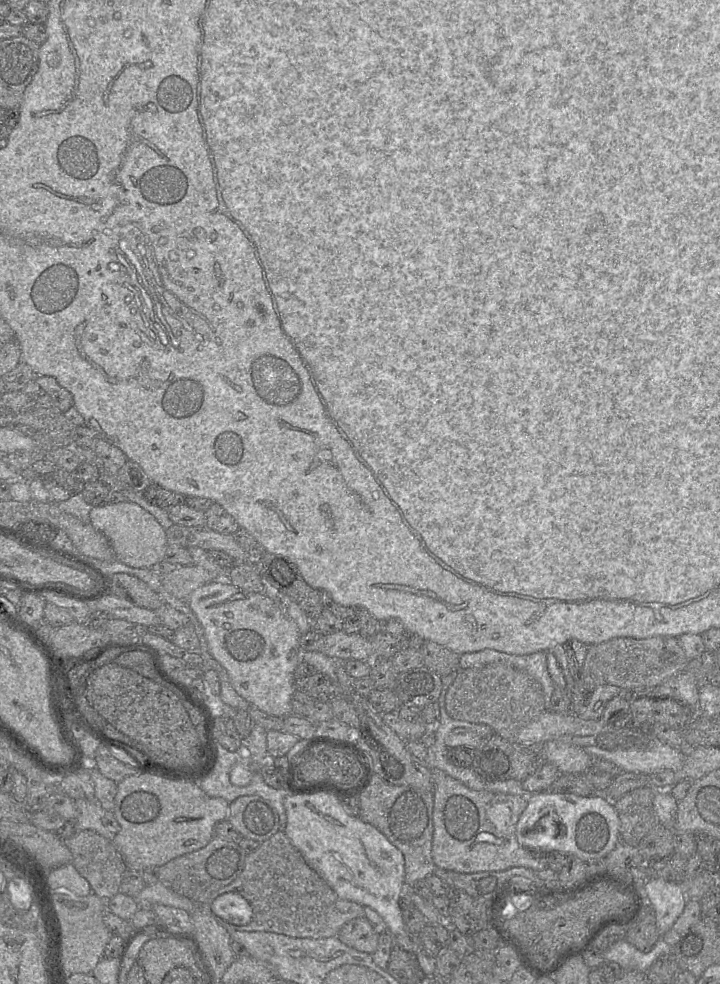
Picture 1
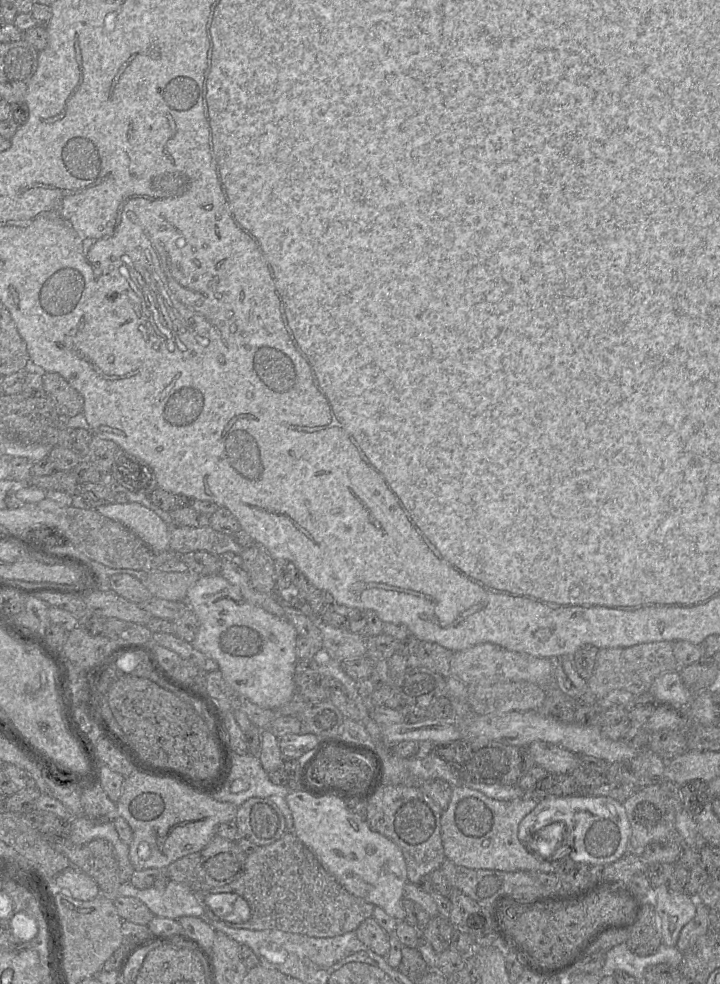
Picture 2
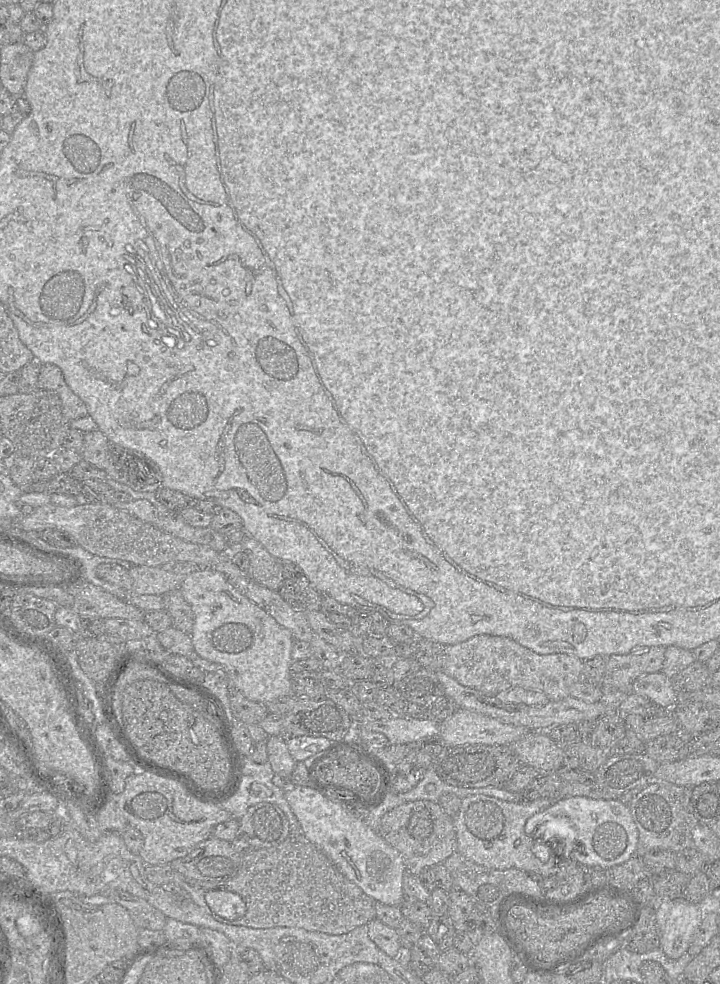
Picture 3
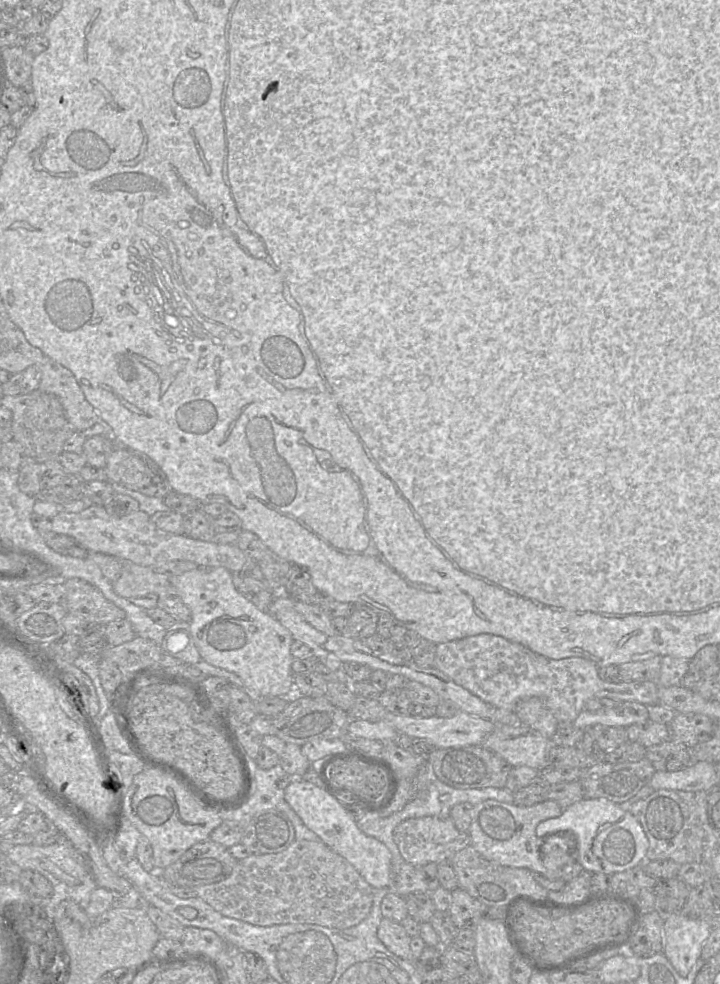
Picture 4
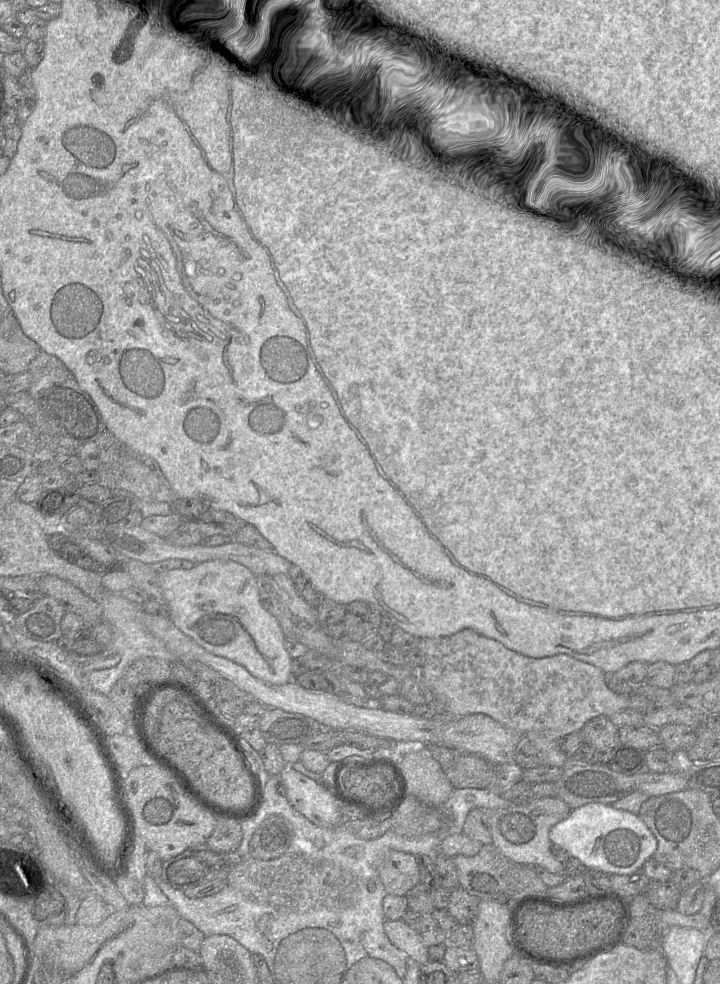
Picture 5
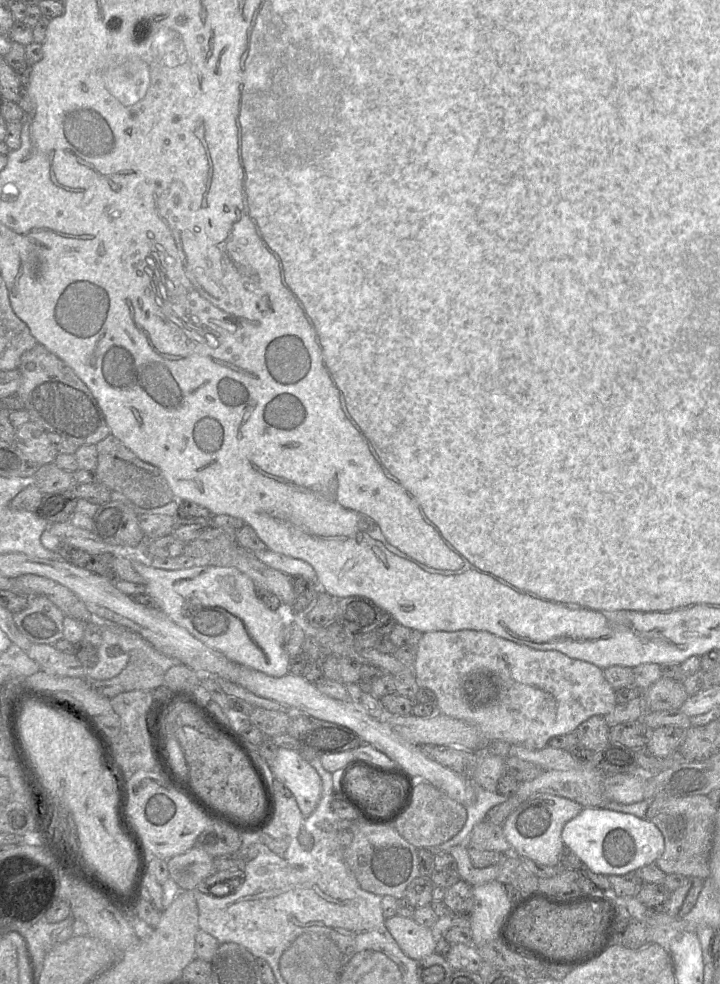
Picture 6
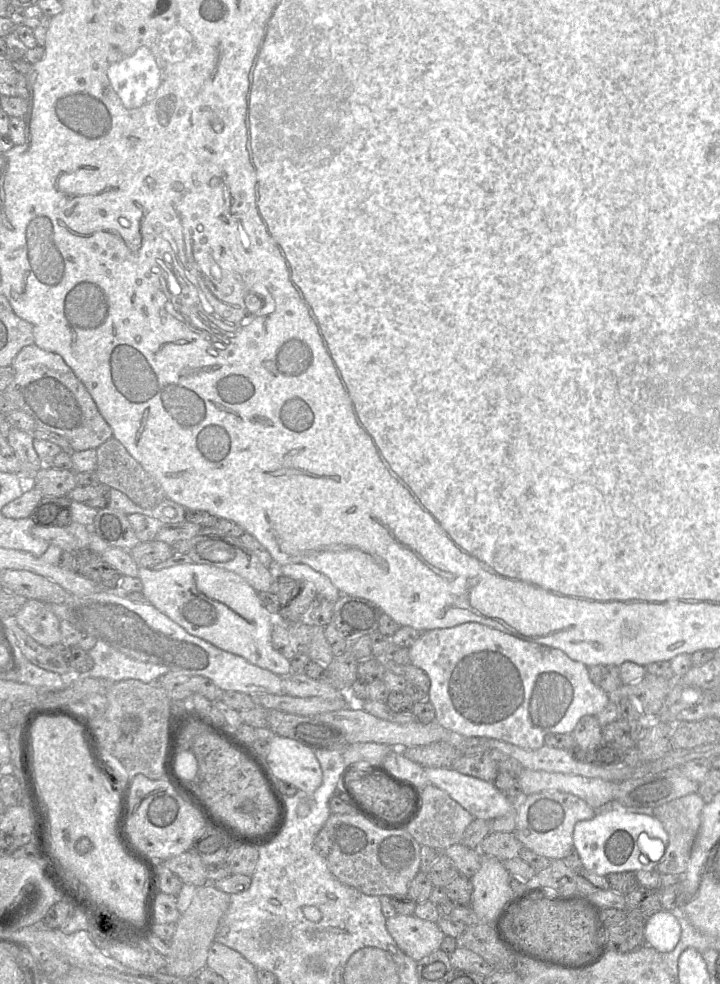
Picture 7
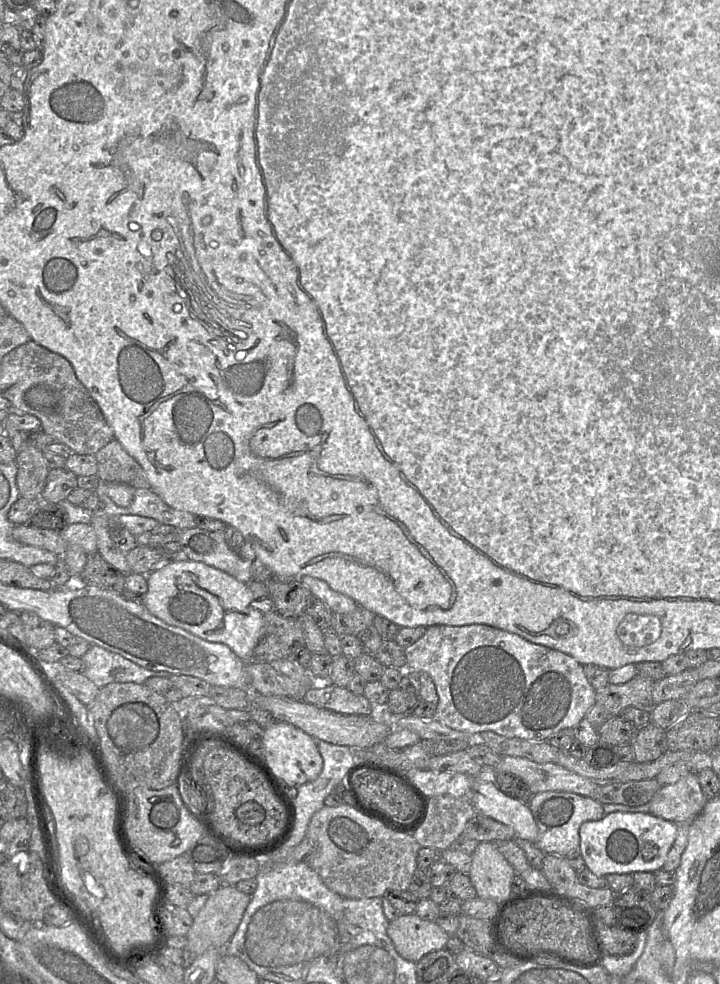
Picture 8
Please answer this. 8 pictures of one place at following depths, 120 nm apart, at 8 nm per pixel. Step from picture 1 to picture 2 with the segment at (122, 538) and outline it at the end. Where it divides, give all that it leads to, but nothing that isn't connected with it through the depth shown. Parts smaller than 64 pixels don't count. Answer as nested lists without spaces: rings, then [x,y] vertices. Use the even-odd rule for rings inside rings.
[[[136,502],[109,503],[95,509],[101,515],[130,529],[153,551],[169,550],[167,523],[142,504]]]

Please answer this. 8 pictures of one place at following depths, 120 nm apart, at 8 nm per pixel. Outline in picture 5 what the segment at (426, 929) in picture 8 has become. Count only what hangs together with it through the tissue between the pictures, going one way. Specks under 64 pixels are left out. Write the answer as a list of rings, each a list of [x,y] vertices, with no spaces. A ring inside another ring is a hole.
[[[386,919],[384,931],[394,946],[407,953],[420,966],[429,961],[428,949],[422,942],[421,933],[411,929],[403,920]]]

